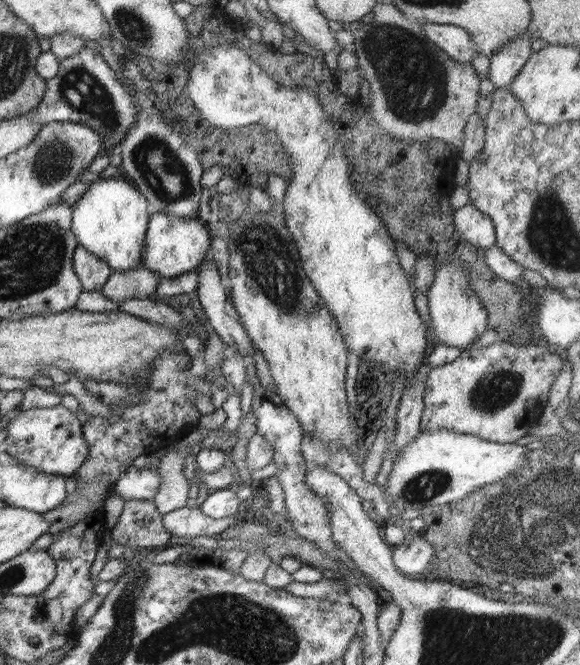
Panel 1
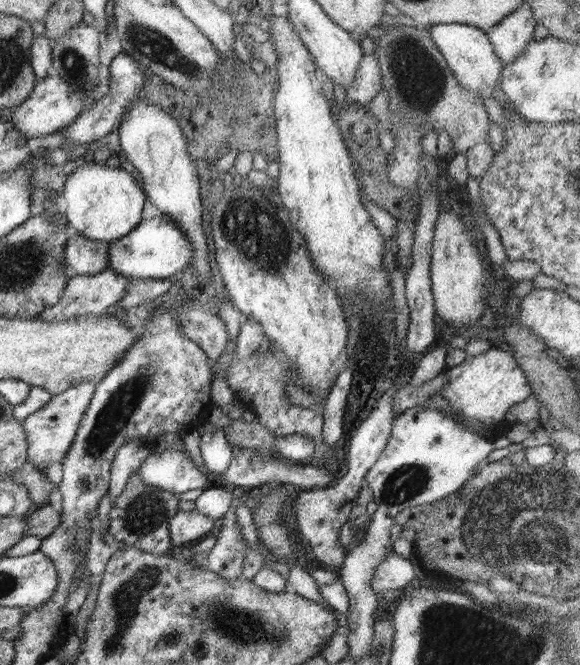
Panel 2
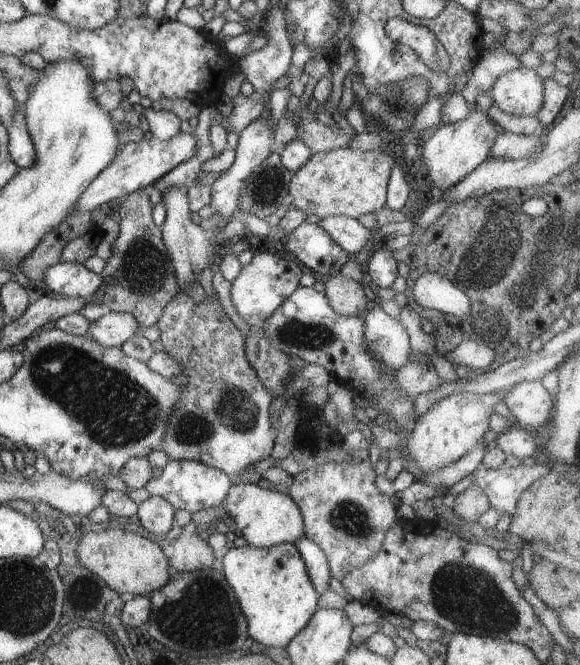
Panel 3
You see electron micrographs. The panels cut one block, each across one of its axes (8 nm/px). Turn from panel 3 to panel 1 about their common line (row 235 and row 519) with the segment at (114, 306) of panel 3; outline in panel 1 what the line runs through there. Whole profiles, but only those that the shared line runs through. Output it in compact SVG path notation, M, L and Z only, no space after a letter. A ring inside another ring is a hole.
M126 500L116 525L110 535L116 544L137 551L159 551L173 544L174 536L163 525L163 514L157 509L154 500Z

